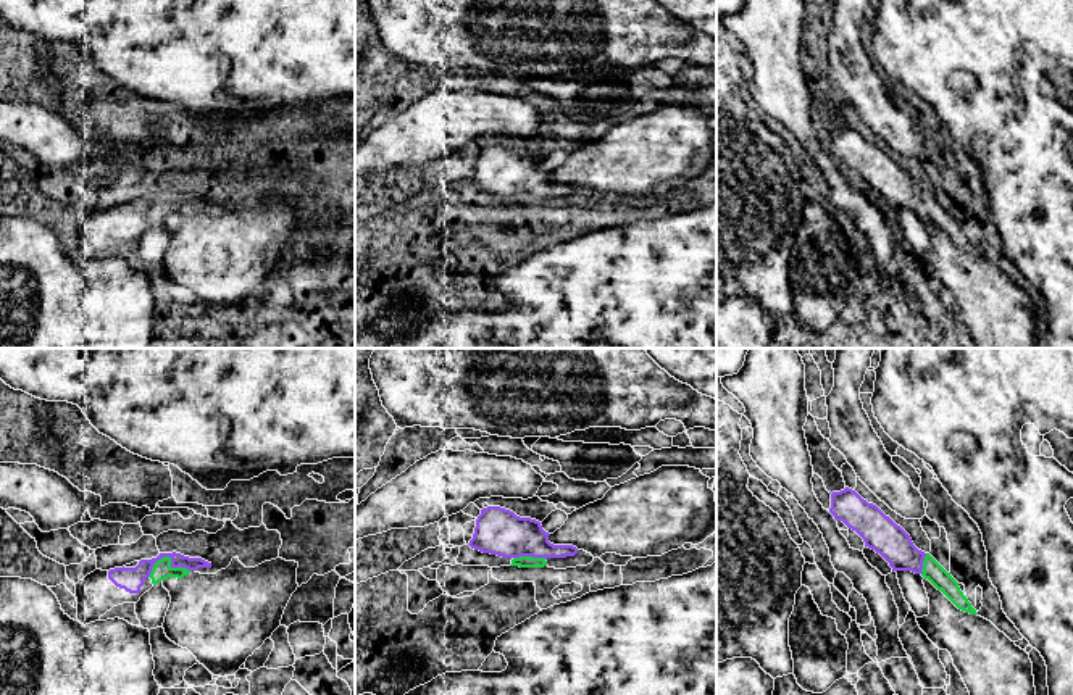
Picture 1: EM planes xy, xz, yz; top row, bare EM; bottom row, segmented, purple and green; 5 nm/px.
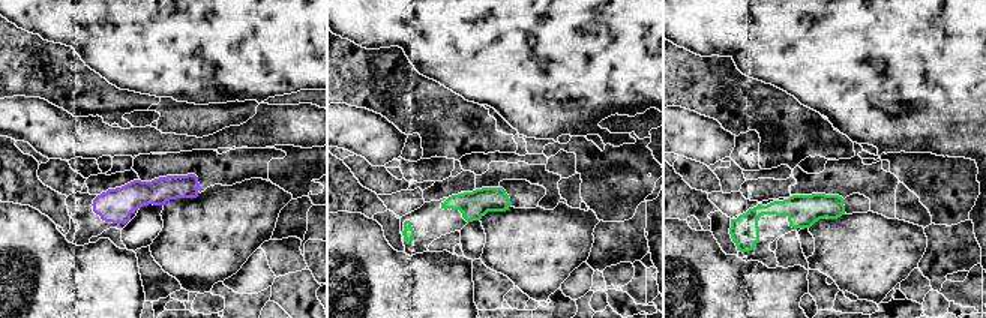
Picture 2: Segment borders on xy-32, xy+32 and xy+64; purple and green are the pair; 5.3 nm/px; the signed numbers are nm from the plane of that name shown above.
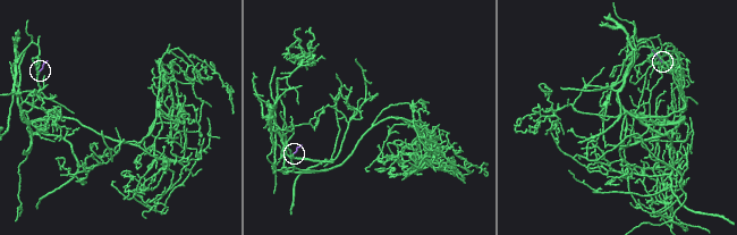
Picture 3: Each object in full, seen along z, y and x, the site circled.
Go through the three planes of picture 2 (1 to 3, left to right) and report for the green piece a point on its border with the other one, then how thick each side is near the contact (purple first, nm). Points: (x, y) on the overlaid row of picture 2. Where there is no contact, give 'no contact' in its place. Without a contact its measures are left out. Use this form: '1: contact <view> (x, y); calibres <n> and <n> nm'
1: no contact
2: no contact
3: no contact

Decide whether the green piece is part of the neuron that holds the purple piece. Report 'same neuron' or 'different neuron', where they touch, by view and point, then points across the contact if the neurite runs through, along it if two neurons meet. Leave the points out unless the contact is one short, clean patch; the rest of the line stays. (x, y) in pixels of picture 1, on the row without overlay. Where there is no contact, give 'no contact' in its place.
same neuron | xy (168, 194) | across xy (131, 218), (168, 194), (162, 208)

